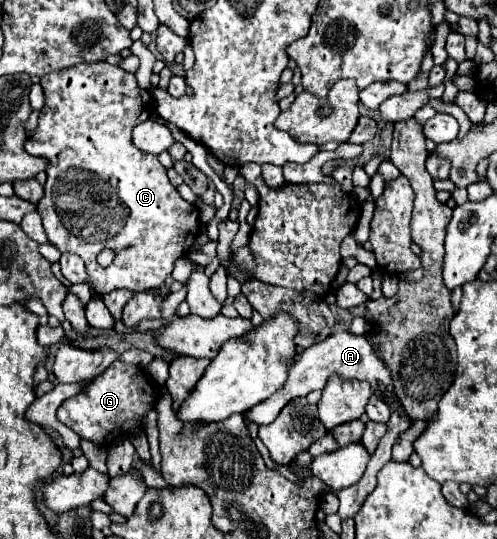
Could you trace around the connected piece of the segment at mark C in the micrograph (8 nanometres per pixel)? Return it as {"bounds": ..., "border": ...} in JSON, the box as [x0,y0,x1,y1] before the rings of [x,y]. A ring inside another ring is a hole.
{"bounds":[25,62,199,296],"border":[[[107,62],[75,64],[73,68],[65,68],[65,72],[43,76],[39,84],[45,94],[45,106],[39,110],[37,130],[25,140],[25,152],[47,160],[45,196],[37,202],[37,212],[43,218],[49,242],[61,254],[71,252],[83,258],[93,288],[101,296],[117,288],[133,292],[159,288],[171,274],[173,262],[193,246],[199,232],[199,212],[171,186],[157,156],[141,152],[131,142],[133,128],[155,110],[153,96],[137,86],[133,74]],[[103,248],[117,252],[115,264],[107,268],[97,264],[97,254]]]}

